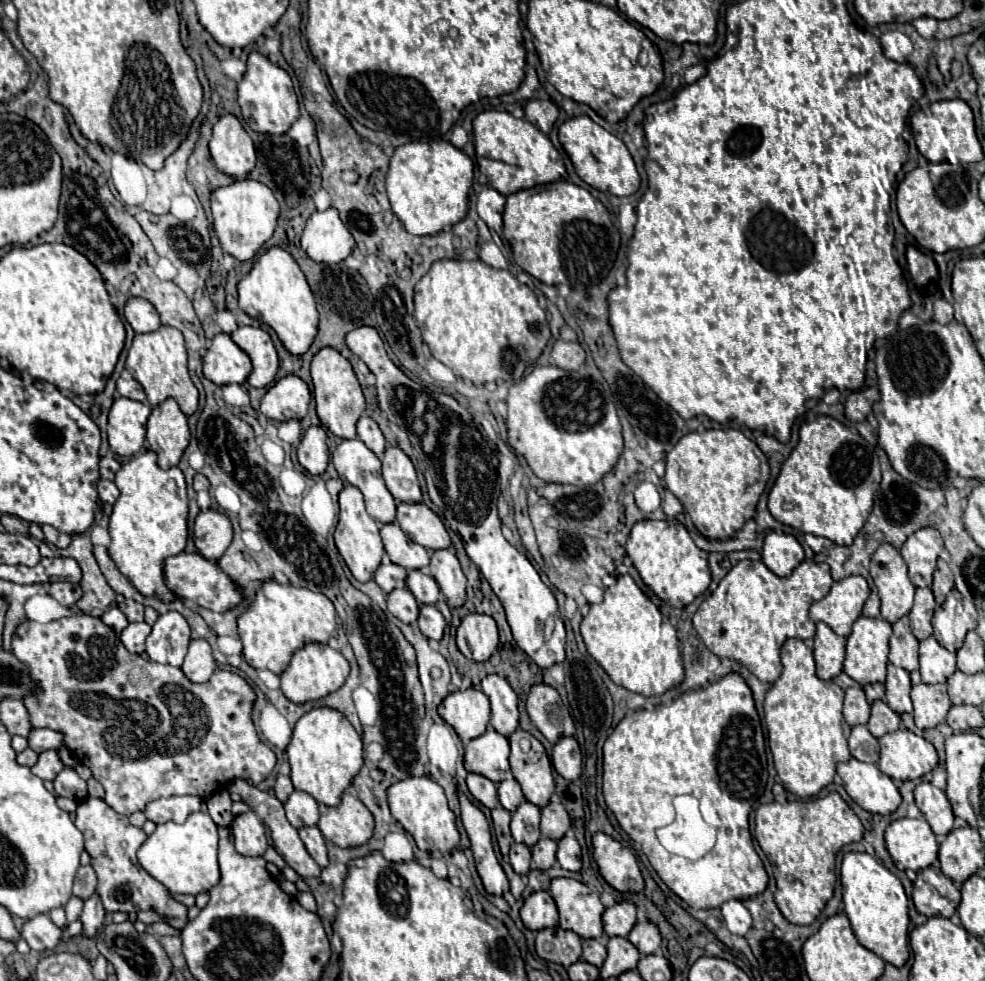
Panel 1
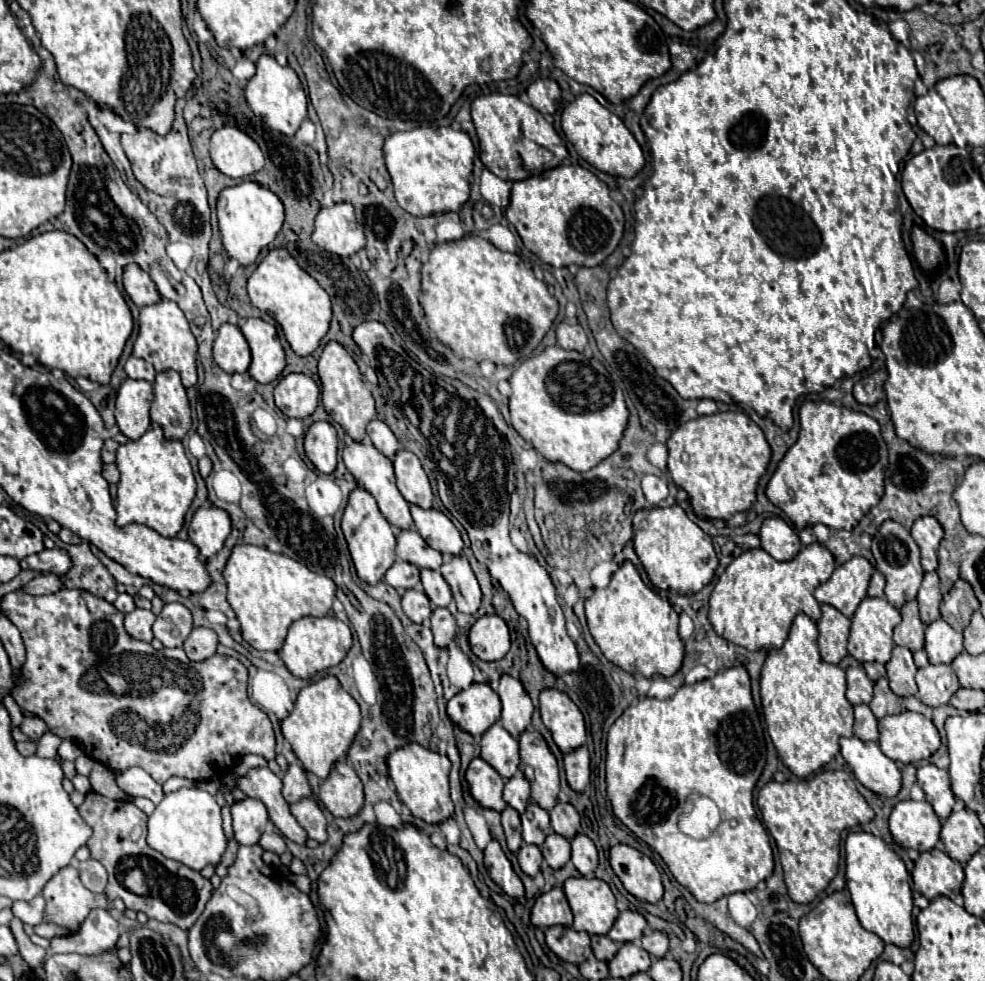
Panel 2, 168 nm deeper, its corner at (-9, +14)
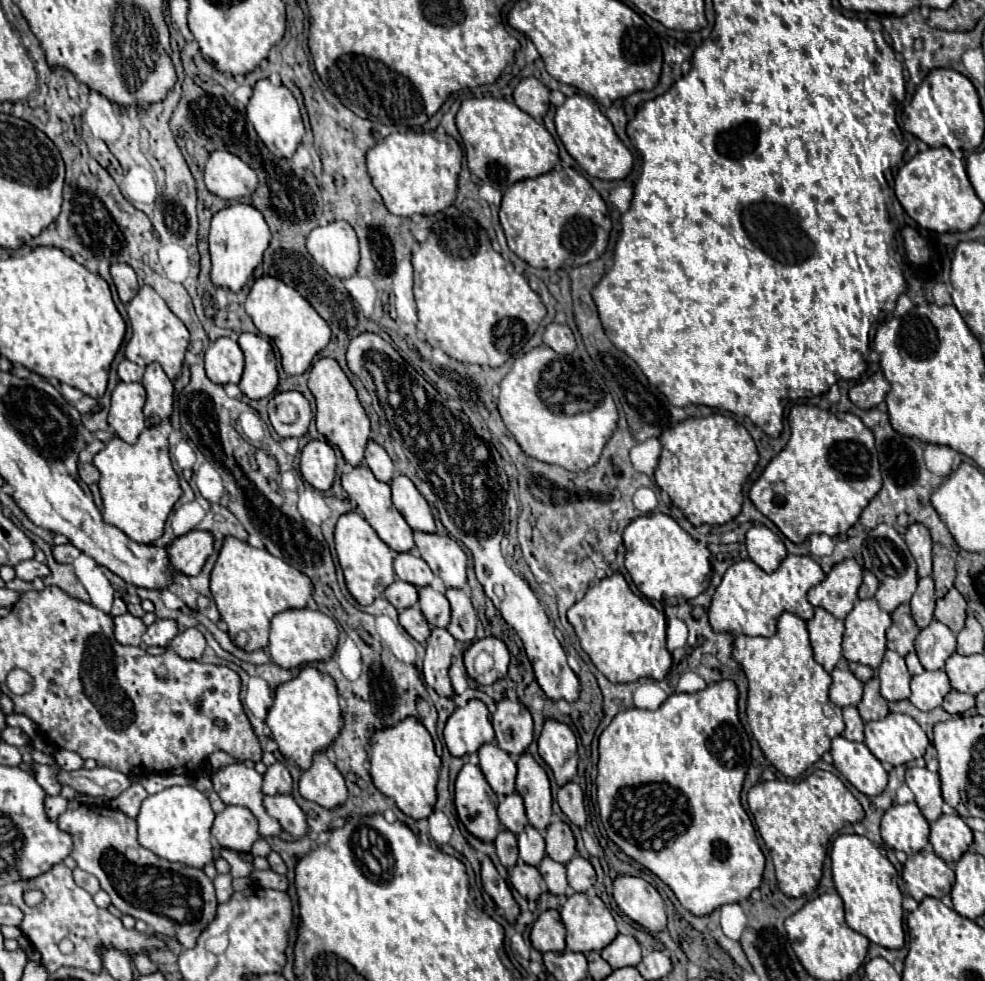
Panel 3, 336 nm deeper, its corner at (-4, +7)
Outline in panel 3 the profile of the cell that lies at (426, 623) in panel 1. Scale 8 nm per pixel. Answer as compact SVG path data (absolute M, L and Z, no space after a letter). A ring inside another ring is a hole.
M434 627L428 641L426 641L426 657L424 657L424 679L430 687L436 689L438 695L452 697L452 685L448 679L448 667L452 661L454 651L454 637L448 629Z

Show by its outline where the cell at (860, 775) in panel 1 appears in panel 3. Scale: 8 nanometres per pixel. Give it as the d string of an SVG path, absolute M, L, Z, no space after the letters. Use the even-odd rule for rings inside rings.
M844 737L832 741L834 767L864 795L880 795L888 785L888 773L882 763L870 753L864 743L854 743Z

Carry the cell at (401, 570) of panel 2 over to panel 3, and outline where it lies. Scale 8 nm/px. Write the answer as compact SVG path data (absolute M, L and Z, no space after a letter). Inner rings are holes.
M394 581L392 585L386 587L386 599L398 609L406 609L406 607L412 607L414 603L418 603L418 593L416 593L416 587L406 583L406 581Z

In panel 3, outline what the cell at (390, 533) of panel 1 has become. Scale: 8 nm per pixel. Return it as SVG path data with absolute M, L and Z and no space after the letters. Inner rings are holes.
M408 551L408 553L398 553L394 557L394 571L396 571L396 577L402 579L402 581L408 581L416 587L424 587L424 585L430 585L432 579L434 579L434 573L432 569L426 565L426 561L416 555L414 551Z

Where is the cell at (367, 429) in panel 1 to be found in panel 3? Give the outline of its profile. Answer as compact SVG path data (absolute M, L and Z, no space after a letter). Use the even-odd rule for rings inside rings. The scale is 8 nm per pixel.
M368 441L366 445L366 453L364 453L364 463L372 469L372 473L380 479L380 481L390 481L394 477L394 463L390 459L390 455L386 453L386 449L382 445L378 445L376 441Z

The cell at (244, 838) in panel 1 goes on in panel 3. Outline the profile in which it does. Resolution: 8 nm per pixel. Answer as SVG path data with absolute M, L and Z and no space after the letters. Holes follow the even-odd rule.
M228 805L222 813L216 815L212 835L222 847L238 853L248 853L252 843L260 839L258 819L246 807Z

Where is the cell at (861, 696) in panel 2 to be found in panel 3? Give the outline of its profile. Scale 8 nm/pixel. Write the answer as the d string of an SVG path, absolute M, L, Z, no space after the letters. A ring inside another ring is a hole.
M836 667L832 671L832 687L830 687L830 701L838 707L858 705L864 693L864 685L852 675L850 669Z

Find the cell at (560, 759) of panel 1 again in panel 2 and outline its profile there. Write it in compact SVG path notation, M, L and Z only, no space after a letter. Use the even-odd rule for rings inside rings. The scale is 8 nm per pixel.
M577 748L575 752L567 754L563 758L563 768L565 768L565 778L571 790L575 792L585 792L589 784L589 752L587 748Z

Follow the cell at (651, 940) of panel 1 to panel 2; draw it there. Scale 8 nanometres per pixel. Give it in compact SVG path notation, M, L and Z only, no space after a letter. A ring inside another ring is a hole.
M663 932L643 934L641 946L643 946L643 950L647 950L653 958L663 958L663 956L667 956L667 952L669 952L669 938L667 938Z

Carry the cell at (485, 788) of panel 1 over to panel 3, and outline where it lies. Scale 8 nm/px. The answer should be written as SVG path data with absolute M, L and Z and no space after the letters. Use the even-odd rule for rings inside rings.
M466 763L462 767L462 771L458 773L456 777L456 795L454 795L454 805L456 805L456 811L458 811L458 817L460 821L464 823L464 827L476 835L478 839L482 841L494 841L494 837L498 835L498 829L500 829L500 821L498 821L498 815L496 815L496 805L498 805L498 797L496 793L492 791L492 787L488 785L484 773L480 771L478 765L472 765L472 763Z

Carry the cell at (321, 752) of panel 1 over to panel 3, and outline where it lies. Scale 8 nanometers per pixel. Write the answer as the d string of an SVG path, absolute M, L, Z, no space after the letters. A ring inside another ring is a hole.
M314 667L300 669L298 677L280 685L274 695L274 705L268 711L266 725L272 729L272 737L286 759L292 759L302 771L310 769L314 753L326 751L340 735L342 707L336 691L336 683L330 675L320 673Z

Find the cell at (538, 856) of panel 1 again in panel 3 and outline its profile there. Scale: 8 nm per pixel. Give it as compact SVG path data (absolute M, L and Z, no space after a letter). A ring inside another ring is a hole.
M544 857L544 859L540 861L540 865L538 865L538 871L540 871L540 875L544 877L548 889L550 889L554 895L564 897L564 891L566 891L566 887L568 887L568 883L566 883L566 867L564 867L562 863L550 859L550 857Z

